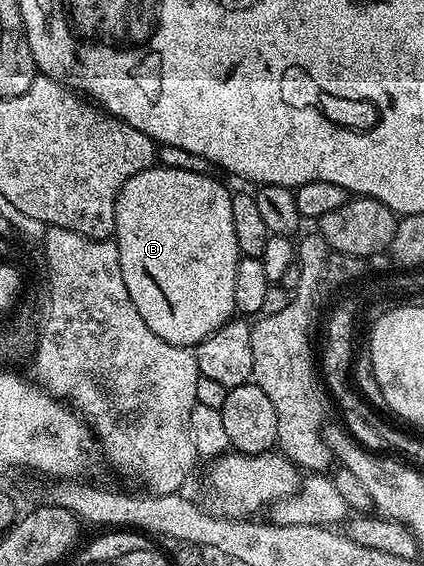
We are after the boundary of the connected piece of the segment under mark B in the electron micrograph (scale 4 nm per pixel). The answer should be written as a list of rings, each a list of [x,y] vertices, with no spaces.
[[[154,164],[148,170],[139,172],[123,184],[123,188],[117,197],[115,204],[115,228],[113,229],[115,241],[119,248],[119,268],[123,268],[123,284],[127,284],[127,292],[131,296],[131,304],[143,316],[143,324],[155,332],[163,340],[167,340],[176,346],[195,348],[211,332],[215,332],[225,322],[234,317],[237,305],[235,304],[235,272],[239,260],[243,257],[239,244],[235,240],[235,220],[231,217],[231,200],[233,194],[221,182],[216,182],[209,174],[196,174],[186,170],[167,168],[160,164]]]

